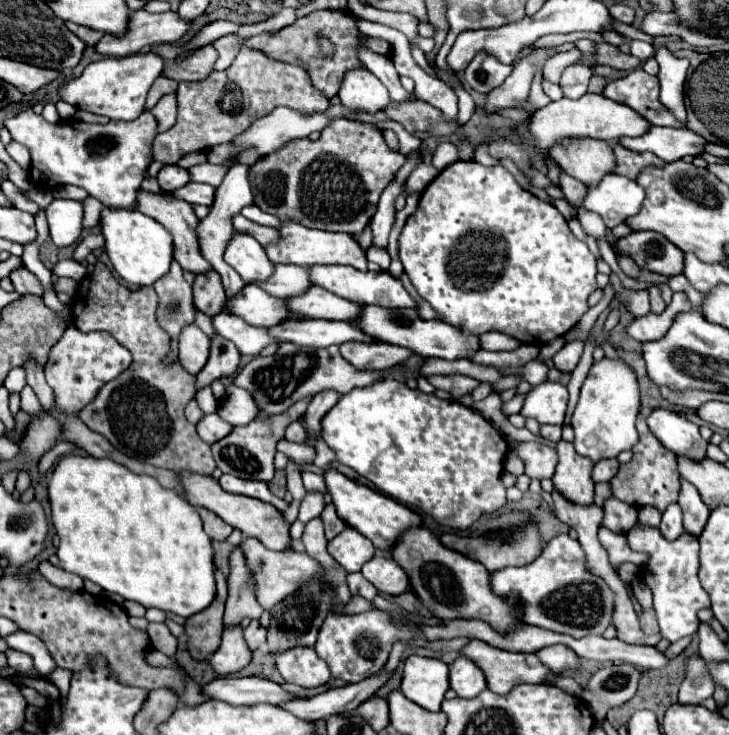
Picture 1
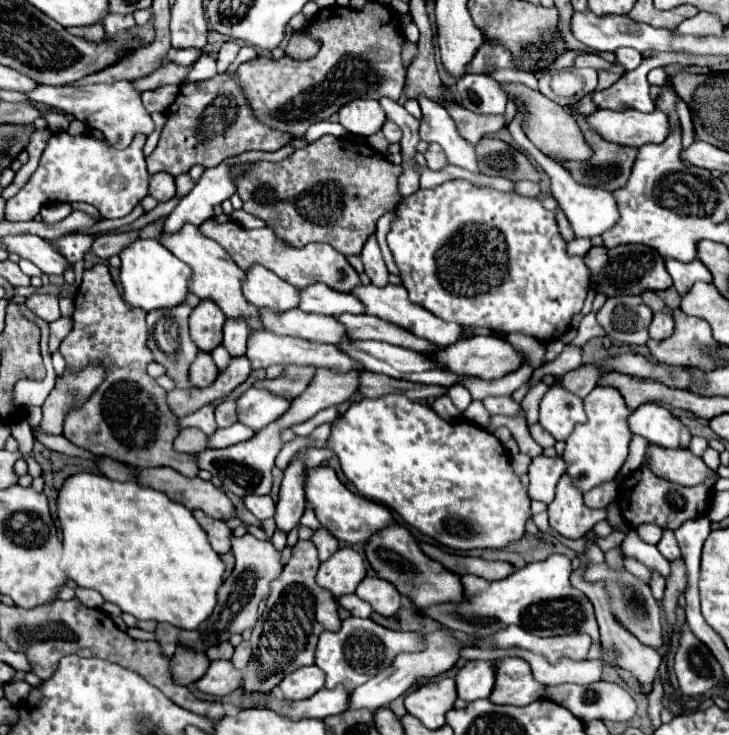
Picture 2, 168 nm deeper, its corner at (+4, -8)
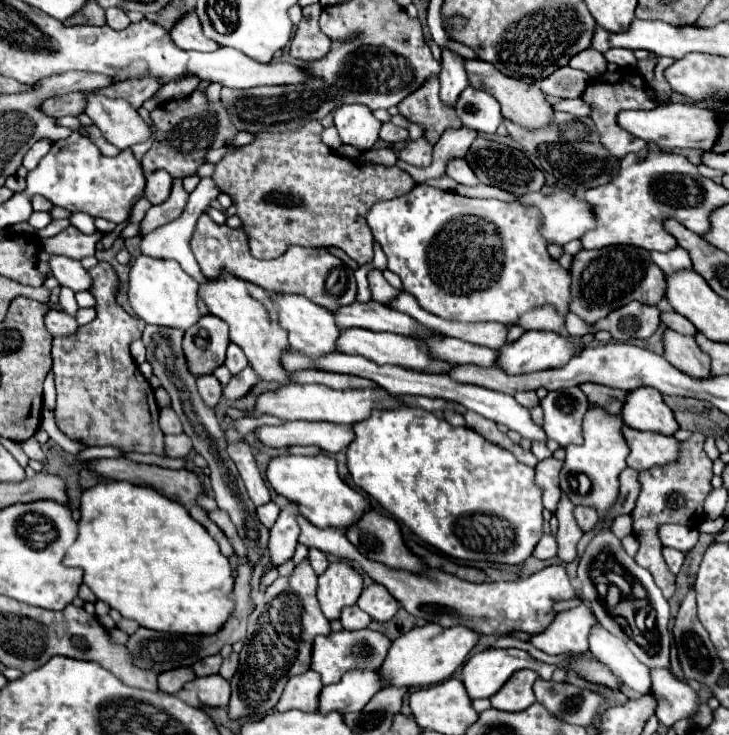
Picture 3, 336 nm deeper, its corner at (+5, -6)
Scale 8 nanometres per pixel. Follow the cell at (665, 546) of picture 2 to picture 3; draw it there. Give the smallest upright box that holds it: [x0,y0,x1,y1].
[663,548,685,574]

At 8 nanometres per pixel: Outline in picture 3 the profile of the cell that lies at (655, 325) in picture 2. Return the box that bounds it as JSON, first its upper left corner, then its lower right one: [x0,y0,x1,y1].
[665,330,711,380]

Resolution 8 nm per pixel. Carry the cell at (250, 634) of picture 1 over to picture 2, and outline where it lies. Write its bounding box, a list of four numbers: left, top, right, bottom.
[232,642,252,670]

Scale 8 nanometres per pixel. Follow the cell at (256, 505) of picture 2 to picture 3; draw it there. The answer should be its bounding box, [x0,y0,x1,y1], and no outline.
[257,502,279,528]

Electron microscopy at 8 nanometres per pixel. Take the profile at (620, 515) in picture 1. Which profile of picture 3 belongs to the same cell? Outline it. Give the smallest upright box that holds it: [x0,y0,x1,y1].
[659,524,699,554]

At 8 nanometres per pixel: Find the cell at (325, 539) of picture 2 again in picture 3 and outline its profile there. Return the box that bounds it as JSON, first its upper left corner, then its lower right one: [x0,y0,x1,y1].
[309,548,329,576]

